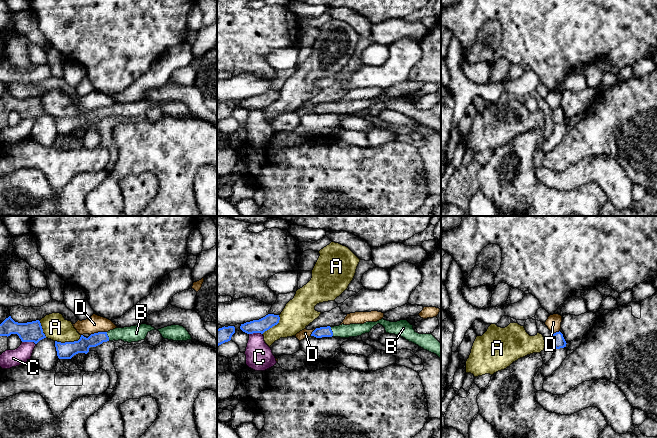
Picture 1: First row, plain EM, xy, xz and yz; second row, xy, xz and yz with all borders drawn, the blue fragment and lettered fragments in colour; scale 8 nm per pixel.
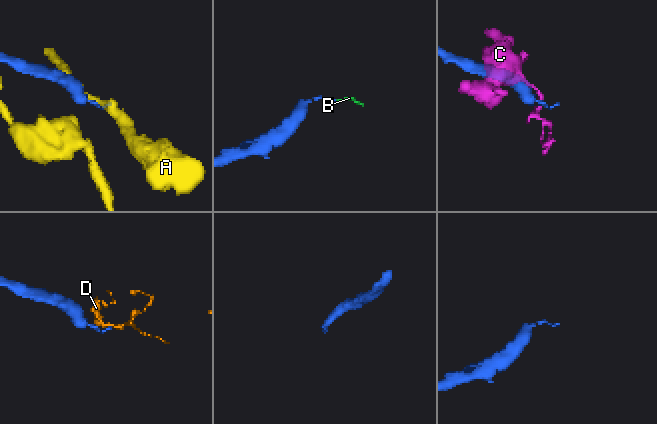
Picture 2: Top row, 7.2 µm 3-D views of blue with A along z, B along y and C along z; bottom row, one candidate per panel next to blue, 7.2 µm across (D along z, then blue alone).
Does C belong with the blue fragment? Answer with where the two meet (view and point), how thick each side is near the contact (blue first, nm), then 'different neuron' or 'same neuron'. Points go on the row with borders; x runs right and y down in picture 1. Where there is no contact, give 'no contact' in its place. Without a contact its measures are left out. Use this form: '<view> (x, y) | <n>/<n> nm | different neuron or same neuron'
xy (29, 341) | 160/140 nm | different neuron

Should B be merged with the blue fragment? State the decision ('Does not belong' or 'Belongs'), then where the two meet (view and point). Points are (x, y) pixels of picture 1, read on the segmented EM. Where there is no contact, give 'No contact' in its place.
Belongs. Touches blue at xy (107, 336)

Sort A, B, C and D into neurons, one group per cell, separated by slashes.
A / B / C / D

